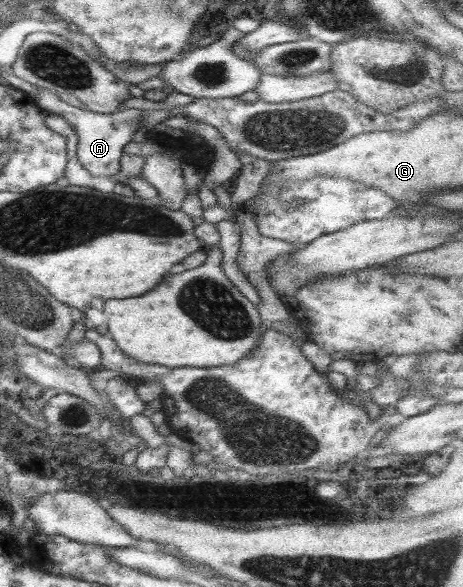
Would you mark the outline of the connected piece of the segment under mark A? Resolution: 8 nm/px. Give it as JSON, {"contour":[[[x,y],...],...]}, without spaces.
{"contour":[[[35,87],[37,95],[33,99],[35,105],[41,109],[41,111],[50,112],[51,114],[57,114],[62,117],[75,131],[77,135],[77,144],[75,157],[79,161],[79,165],[83,167],[83,170],[87,170],[90,176],[106,176],[111,179],[115,176],[115,173],[119,173],[119,162],[122,154],[121,149],[123,145],[127,145],[131,140],[132,133],[137,129],[137,126],[142,120],[143,111],[137,109],[125,109],[125,111],[119,111],[113,113],[107,113],[107,115],[101,115],[99,113],[93,113],[88,110],[76,109],[67,105],[61,101],[54,92],[42,87]]]}

